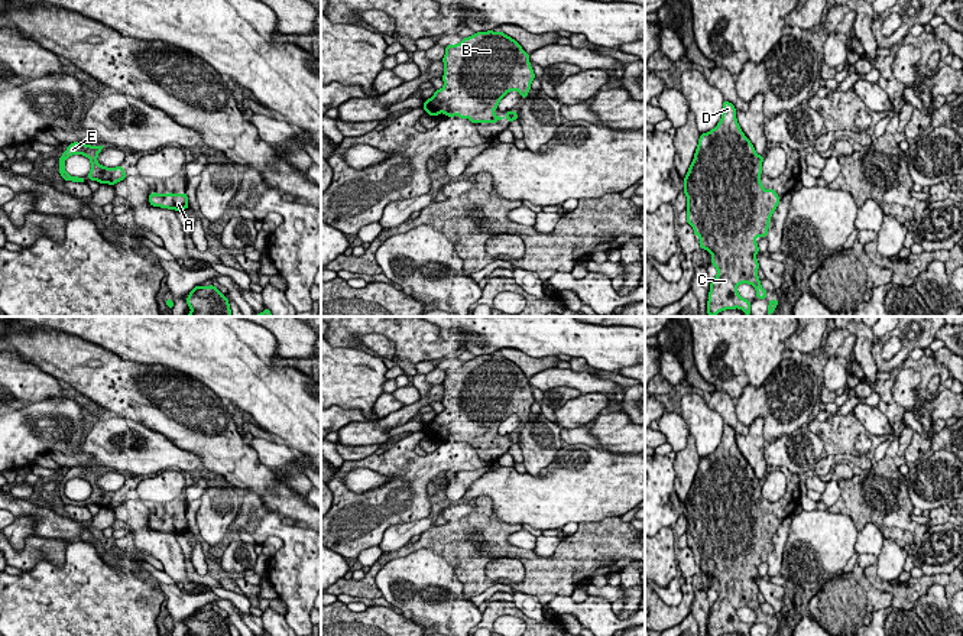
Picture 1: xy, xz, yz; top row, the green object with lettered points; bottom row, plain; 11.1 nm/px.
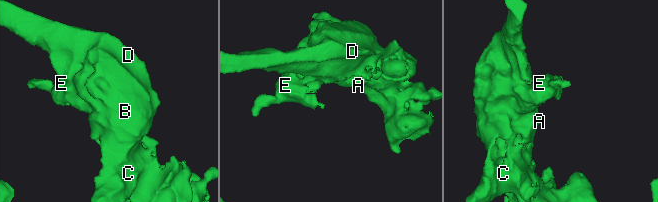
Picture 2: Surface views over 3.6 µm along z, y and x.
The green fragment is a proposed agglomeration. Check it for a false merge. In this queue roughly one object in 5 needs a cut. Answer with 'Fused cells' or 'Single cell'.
Single cell

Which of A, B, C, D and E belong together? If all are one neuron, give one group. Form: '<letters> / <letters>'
A B C D E

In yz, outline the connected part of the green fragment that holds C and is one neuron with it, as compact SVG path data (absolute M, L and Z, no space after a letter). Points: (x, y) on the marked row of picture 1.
M724 100L717 126L700 134L682 188L687 195L687 223L693 227L694 236L700 237L700 247L711 253L711 265L717 269L717 276L710 283L709 317L735 308L750 317L750 301L742 298L736 289L740 283L752 285L756 298L766 299L766 291L758 278L759 247L755 238L766 237L779 197L775 189L765 189L761 184L762 162L763 156L755 152L737 124L735 106Z

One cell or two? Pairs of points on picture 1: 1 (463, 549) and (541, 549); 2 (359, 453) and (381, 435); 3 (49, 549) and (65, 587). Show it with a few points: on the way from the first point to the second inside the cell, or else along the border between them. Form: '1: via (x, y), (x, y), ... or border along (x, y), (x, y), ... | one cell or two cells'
1: border along (561, 541), (551, 555), (540, 557), (532, 551) | two cells
2: border along (337, 441), (346, 445), (381, 444) | two cells
3: border along (68, 541), (61, 565), (41, 560), (23, 573) | two cells

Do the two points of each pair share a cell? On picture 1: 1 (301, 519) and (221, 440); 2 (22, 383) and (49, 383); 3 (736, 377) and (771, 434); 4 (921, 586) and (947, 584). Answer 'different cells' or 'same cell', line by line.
1: same cell
2: same cell
3: different cells
4: same cell

